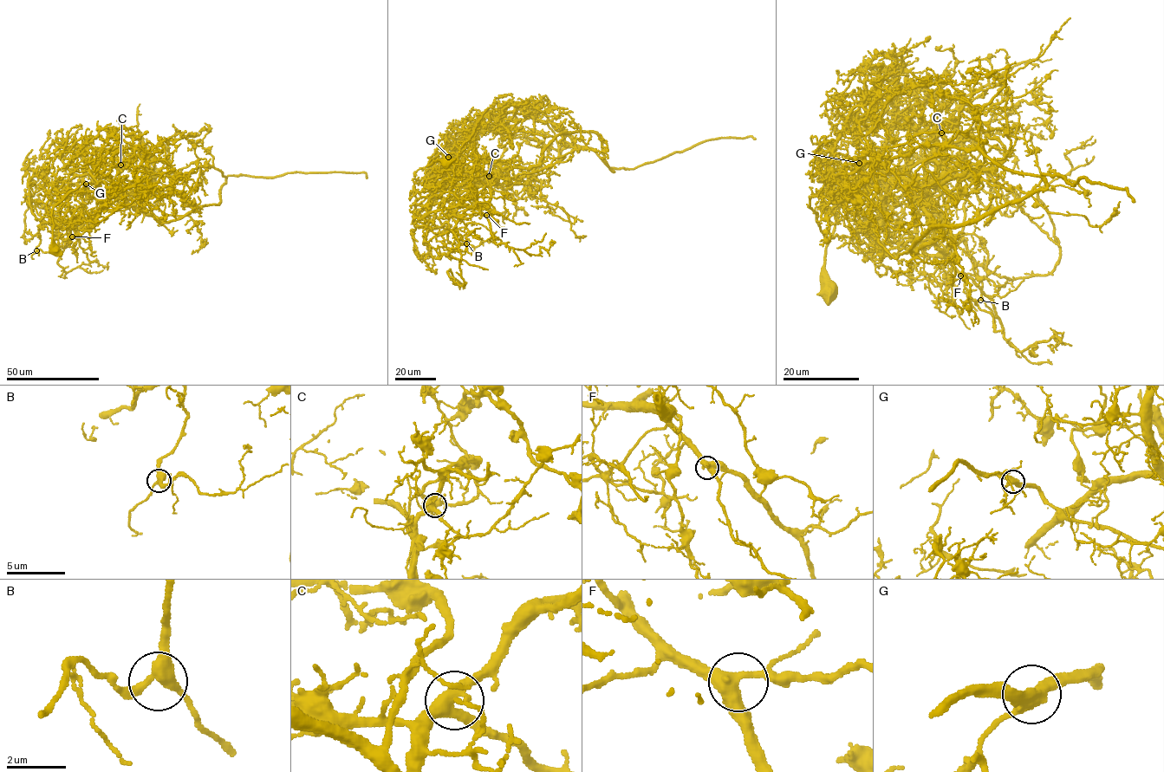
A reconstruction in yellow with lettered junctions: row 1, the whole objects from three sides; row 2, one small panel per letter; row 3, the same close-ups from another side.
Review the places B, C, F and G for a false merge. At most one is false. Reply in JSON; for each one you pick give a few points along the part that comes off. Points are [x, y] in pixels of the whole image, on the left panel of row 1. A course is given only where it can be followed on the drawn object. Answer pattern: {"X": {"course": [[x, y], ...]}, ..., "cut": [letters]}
{"G": {"course": [[86, 184], [103, 196], [99, 210], [118, 189], [141, 189], [200, 159], [172, 183], [190, 178]]}, "cut": ["G"]}

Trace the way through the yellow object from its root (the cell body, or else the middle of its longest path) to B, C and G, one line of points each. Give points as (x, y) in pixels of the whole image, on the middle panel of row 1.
B: (446, 161), (426, 165), (439, 153), (451, 157), (481, 170), (491, 189), (455, 225), (466, 243)
C: (446, 161), (433, 160), (426, 165), (439, 153), (462, 164), (464, 157), (478, 156), (492, 171), (489, 176)
G: (446, 161), (433, 160), (426, 165), (439, 153), (449, 156)

